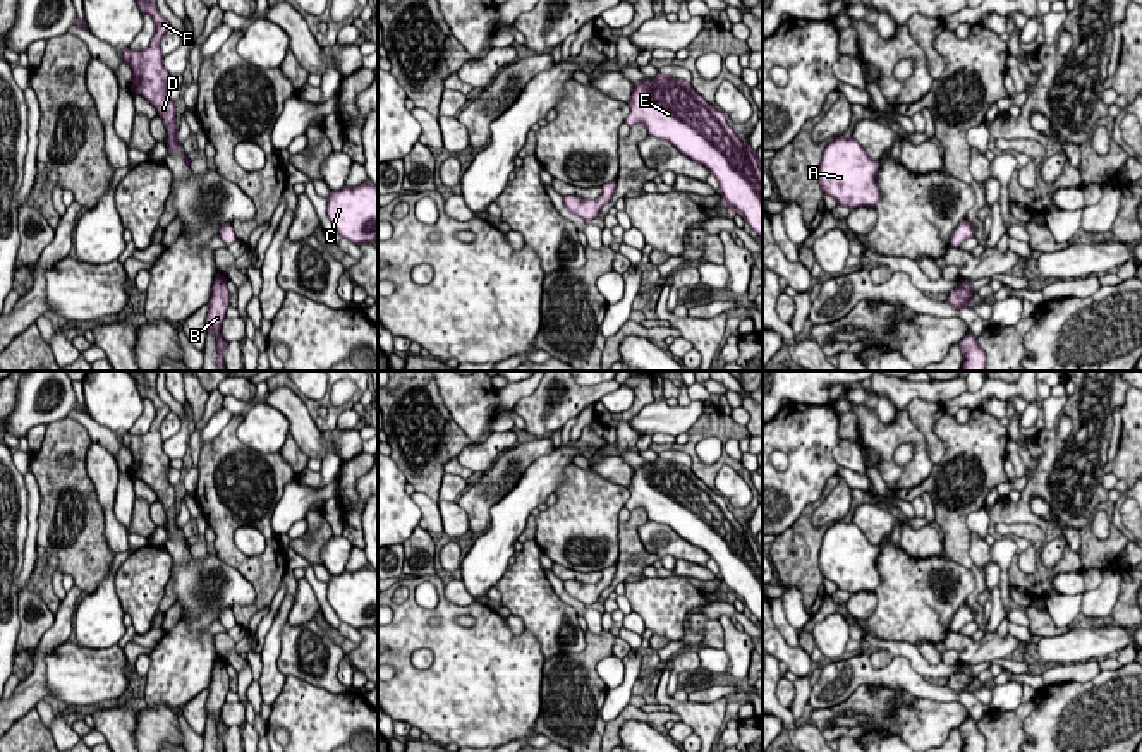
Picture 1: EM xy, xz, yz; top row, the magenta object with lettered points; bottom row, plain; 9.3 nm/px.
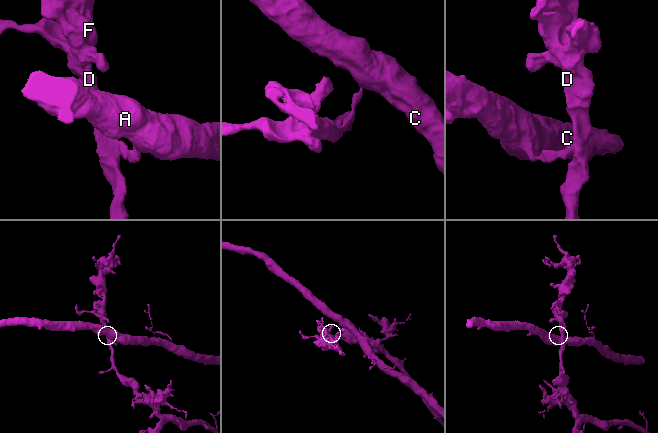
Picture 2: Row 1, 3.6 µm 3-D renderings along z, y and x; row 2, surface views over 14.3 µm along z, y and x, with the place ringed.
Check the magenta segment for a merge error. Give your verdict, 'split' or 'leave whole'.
split

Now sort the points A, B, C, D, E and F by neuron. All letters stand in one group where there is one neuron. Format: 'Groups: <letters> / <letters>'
Groups: A C E / B D F

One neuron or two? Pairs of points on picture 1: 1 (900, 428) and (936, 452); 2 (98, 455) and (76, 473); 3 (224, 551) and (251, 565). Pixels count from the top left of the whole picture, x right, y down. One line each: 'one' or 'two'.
1: two
2: two
3: one

